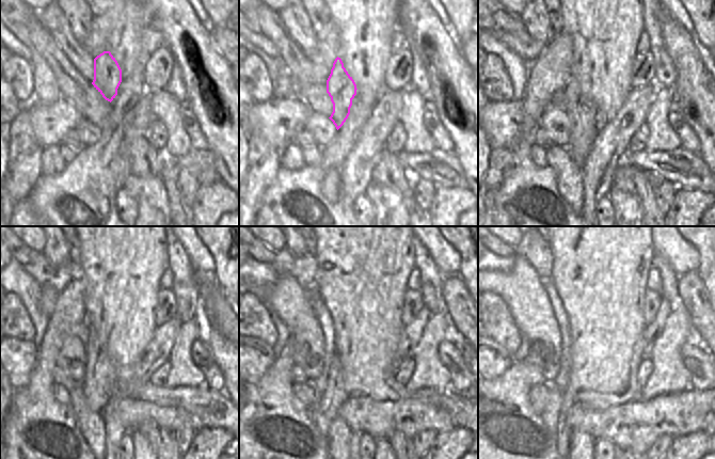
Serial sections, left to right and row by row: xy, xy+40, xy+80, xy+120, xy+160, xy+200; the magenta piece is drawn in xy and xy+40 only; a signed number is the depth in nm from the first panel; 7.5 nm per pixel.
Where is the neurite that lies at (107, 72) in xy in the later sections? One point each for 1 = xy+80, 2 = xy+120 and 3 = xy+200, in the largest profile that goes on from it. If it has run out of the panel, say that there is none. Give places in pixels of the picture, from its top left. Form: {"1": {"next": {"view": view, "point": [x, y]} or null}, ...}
{"1": {"next": {"view": "xy+80", "point": [585, 121]}}, "2": {"next": {"view": "xy+120", "point": [100, 381]}}, "3": {"next": {"view": "xy+200", "point": [561, 380]}}}

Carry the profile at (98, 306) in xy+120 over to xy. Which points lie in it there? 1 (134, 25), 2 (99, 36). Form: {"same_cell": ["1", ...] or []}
{"same_cell": ["1"]}

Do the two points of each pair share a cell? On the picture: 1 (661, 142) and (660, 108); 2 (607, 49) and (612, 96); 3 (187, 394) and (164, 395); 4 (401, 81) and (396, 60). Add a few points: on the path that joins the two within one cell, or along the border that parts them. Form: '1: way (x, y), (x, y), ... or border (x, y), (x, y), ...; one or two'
1: way (661, 133), (660, 116); one
2: way (608, 61), (609, 84); one
3: way (181, 395), (170, 395); one
4: way (396, 76), (393, 70), (396, 65); one

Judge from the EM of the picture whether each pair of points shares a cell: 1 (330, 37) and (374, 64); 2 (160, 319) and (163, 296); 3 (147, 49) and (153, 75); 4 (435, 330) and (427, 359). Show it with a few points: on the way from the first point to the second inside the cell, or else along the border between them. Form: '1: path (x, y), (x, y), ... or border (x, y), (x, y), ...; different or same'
1: border (331, 20), (338, 33), (338, 56); different
2: path (162, 314), (162, 301); same
3: border (163, 46), (154, 50), (146, 60); different
4: path (431, 337), (427, 345), (427, 351); same

